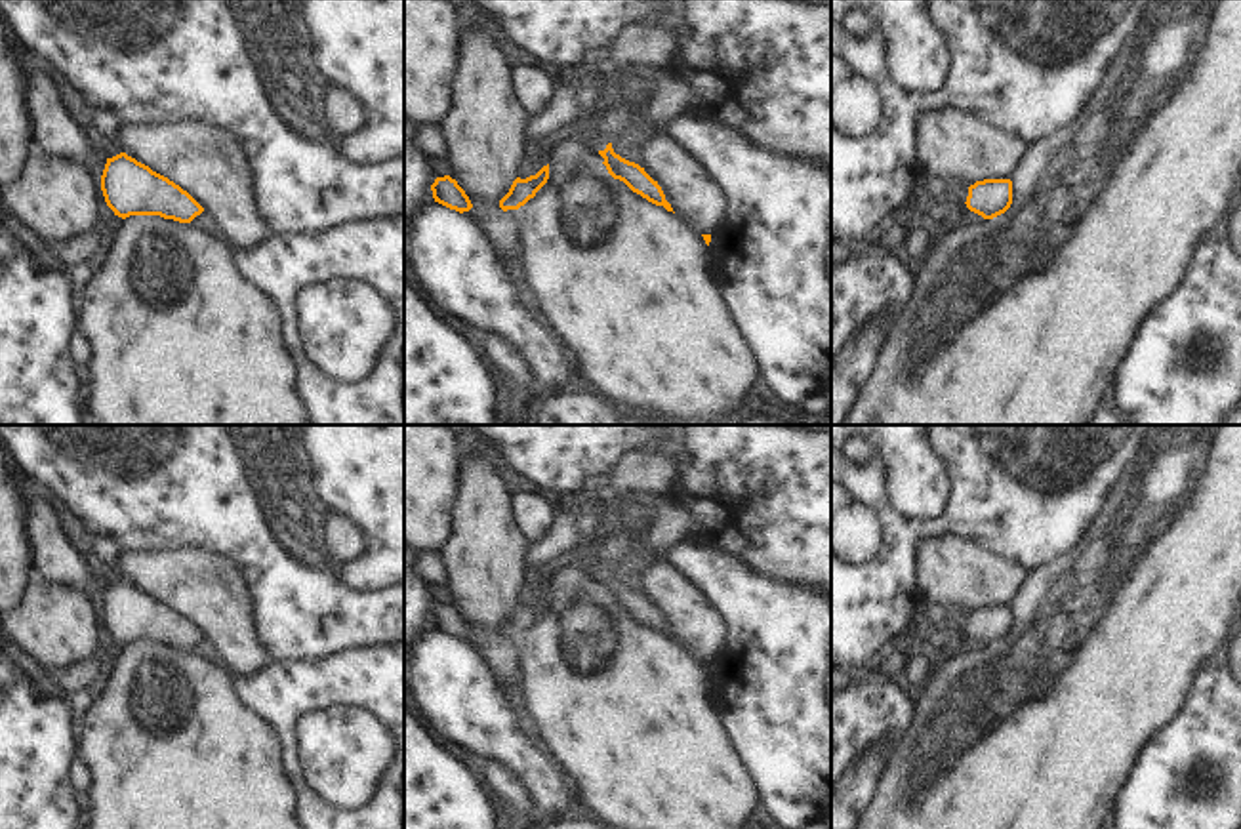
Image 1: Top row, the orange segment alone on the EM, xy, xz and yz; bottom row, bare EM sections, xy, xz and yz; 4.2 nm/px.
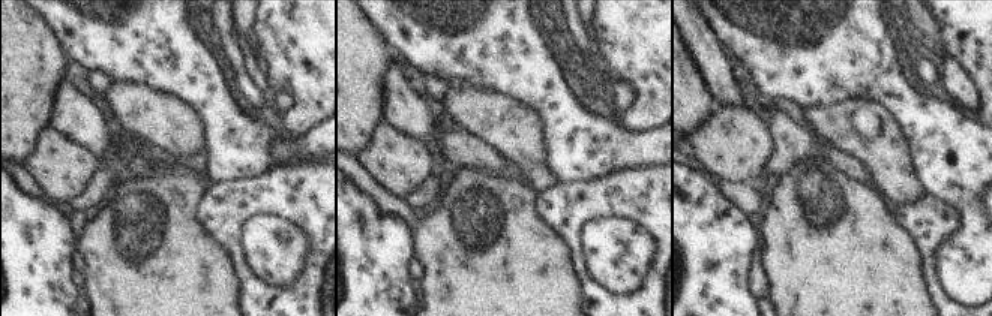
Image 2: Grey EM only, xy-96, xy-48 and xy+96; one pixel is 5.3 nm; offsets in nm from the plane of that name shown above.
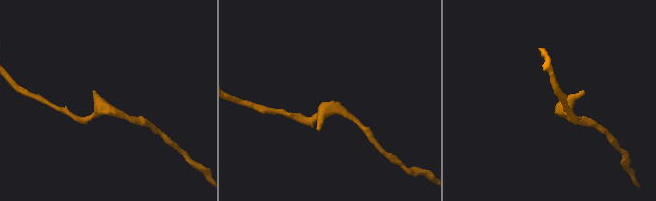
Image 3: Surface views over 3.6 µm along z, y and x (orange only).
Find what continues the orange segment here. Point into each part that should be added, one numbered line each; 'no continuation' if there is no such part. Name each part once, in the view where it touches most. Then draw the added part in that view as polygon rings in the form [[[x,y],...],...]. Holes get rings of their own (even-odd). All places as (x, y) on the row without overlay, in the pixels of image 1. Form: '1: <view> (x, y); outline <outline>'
no continuation

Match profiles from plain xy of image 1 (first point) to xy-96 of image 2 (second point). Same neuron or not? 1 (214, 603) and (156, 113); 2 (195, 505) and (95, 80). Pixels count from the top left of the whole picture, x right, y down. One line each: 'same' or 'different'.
1: same
2: different

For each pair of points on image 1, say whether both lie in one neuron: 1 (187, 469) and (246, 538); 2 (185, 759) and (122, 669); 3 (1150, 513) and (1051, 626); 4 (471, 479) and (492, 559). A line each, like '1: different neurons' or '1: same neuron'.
1: same neuron
2: same neuron
3: same neuron
4: same neuron

